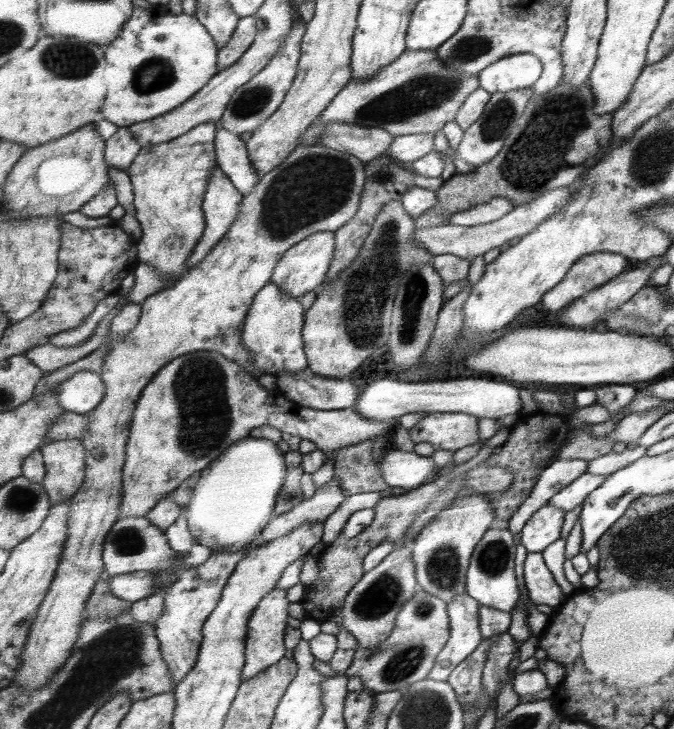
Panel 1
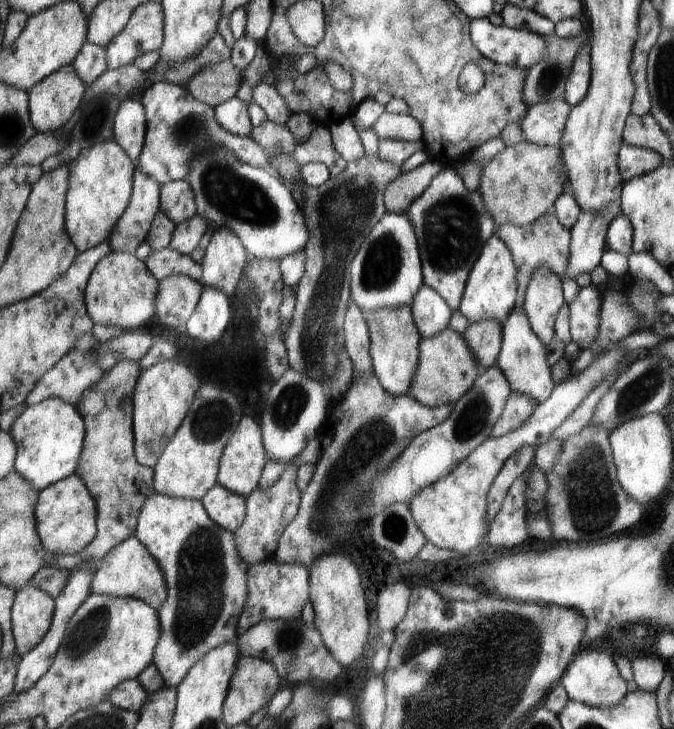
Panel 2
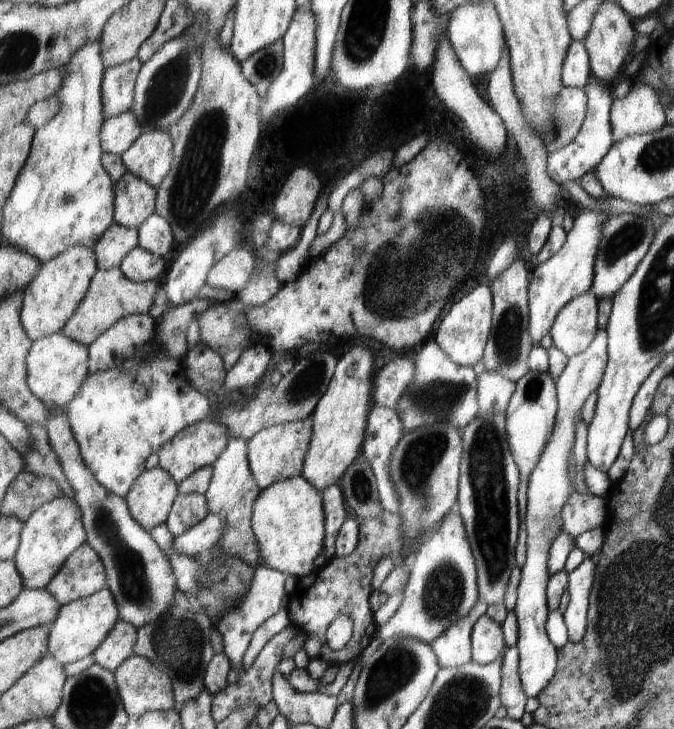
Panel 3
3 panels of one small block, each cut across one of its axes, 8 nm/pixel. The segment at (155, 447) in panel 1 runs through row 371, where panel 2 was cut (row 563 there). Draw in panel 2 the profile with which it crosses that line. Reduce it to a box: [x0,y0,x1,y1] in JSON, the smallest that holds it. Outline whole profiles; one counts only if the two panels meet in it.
[135,492,251,688]

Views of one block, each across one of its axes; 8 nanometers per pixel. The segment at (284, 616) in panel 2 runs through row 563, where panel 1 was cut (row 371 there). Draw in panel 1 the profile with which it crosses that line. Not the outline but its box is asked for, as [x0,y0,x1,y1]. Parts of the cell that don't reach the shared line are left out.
[243,281,309,377]

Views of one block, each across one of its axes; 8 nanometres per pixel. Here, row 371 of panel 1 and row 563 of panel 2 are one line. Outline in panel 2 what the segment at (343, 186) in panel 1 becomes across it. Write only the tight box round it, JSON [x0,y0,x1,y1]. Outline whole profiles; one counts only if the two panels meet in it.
[91,464,302,610]

